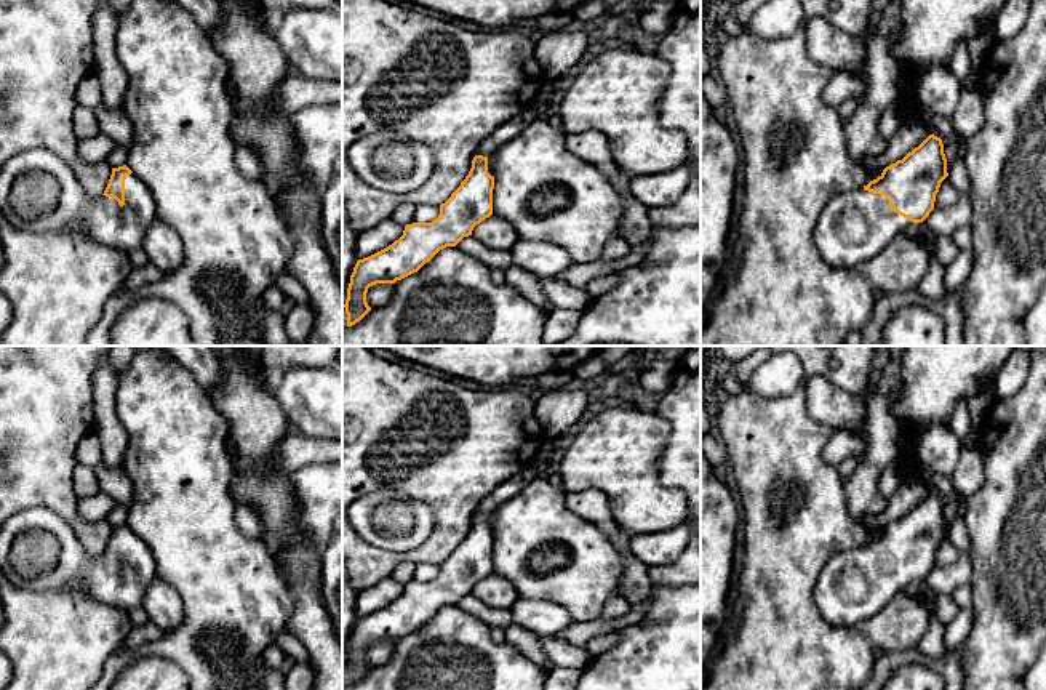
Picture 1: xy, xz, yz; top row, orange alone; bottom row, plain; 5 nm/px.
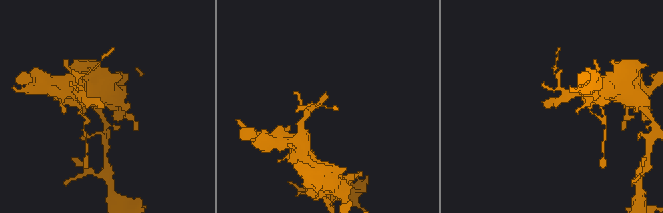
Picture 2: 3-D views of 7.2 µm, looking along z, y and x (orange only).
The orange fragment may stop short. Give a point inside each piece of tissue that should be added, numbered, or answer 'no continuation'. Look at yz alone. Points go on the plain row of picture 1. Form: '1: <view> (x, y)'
1: yz (854, 585)

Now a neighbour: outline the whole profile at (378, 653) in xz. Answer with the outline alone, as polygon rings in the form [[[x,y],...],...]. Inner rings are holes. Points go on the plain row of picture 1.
[[[376,642],[368,647],[366,661],[369,666],[379,666],[387,663],[393,655],[393,645],[390,642]]]

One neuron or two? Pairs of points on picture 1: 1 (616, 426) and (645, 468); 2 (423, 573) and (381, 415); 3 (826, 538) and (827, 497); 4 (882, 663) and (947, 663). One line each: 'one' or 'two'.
1: one
2: two
3: one
4: one

